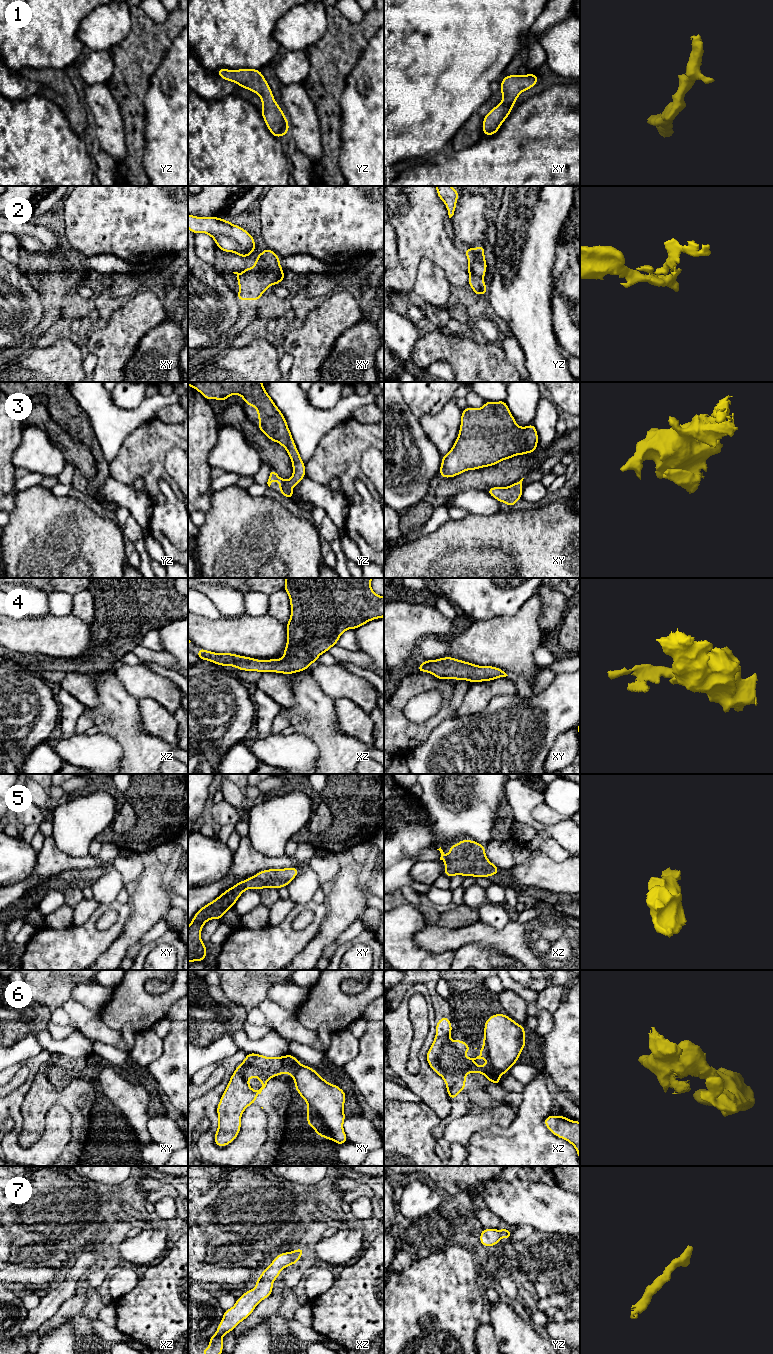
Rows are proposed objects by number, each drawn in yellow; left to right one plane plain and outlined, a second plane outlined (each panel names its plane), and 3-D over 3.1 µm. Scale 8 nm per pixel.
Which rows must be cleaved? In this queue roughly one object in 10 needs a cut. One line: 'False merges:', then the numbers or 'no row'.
False merges: 6

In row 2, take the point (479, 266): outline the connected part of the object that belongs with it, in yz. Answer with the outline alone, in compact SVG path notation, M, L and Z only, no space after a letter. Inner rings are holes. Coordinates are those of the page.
M482 244L477 248L464 249L468 259L468 284L475 295L486 295L487 292L487 284L483 281L487 270L484 251L485 247Z

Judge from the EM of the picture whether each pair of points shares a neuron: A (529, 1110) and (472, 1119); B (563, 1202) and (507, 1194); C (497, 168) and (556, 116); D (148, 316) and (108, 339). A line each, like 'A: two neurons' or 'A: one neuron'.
A: two neurons
B: one neuron
C: one neuron
D: one neuron

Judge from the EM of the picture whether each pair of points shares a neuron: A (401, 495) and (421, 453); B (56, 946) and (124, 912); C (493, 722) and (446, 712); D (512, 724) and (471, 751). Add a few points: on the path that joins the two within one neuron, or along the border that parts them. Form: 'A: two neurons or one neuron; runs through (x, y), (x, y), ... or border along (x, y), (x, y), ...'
A: one neuron; runs through (401, 485), (401, 475), (411, 463)
B: one neuron; runs through (75, 946), (104, 939), (112, 931)
C: two neurons; border along (455, 714), (444, 719), (435, 728)
D: one neuron; runs through (502, 733), (481, 751)

